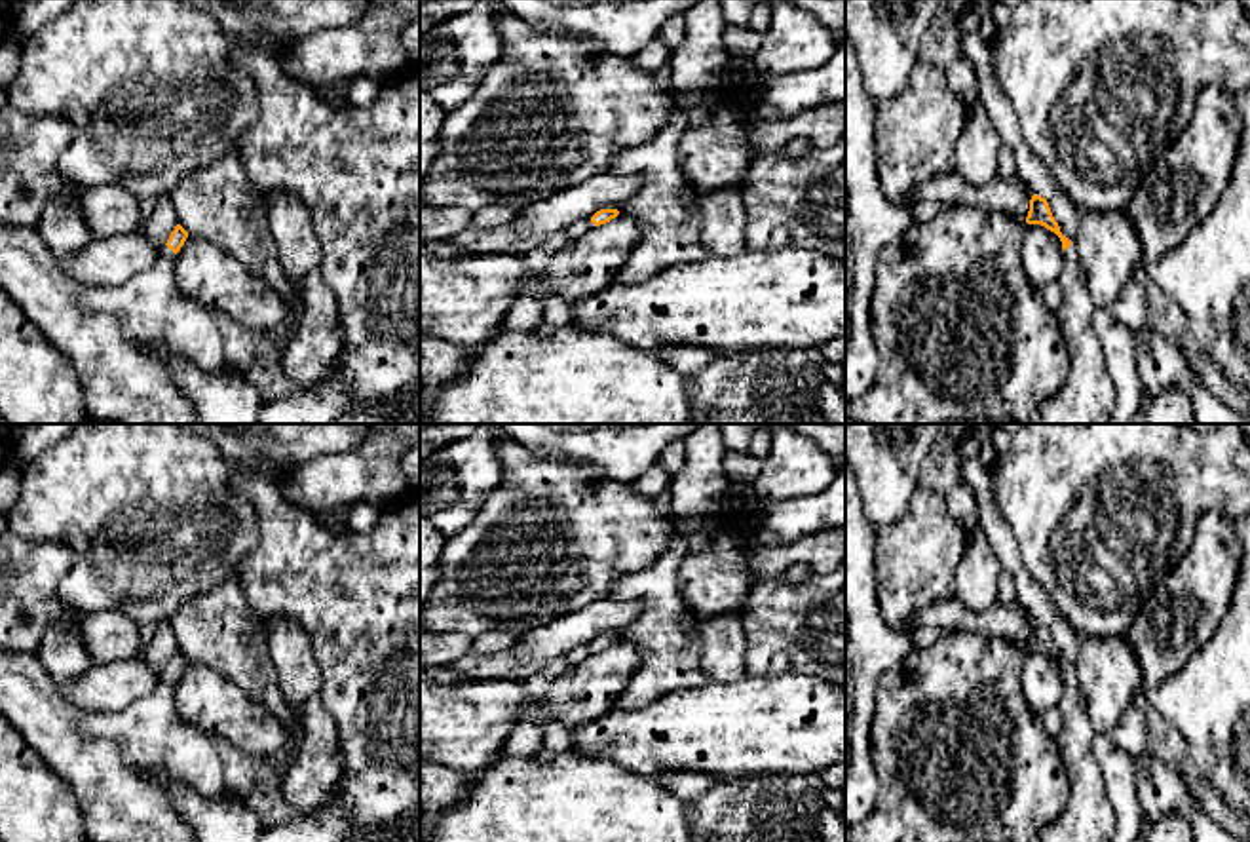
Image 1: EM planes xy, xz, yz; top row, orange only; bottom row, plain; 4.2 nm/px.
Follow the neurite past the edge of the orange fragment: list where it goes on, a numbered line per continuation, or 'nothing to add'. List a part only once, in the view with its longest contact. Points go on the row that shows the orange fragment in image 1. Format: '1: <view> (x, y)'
1: xy (118, 339)

